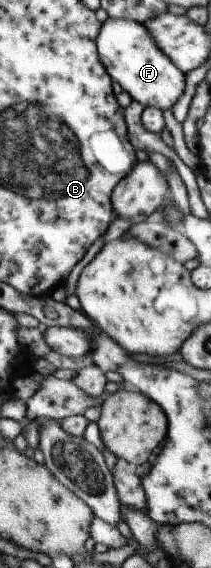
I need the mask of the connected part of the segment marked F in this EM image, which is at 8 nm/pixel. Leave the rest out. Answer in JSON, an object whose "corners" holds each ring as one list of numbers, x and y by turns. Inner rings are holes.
{"corners":[[110,18,98,38,99,56,114,82,119,82,135,101,146,107,171,110,187,92,187,73,165,54,145,23,131,19]]}

